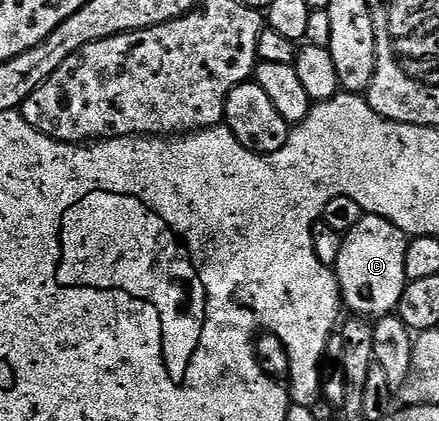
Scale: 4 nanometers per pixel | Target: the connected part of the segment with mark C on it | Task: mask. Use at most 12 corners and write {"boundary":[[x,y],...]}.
{"boundary":[[366,214],[334,265],[342,304],[360,318],[395,313],[409,237]]}

